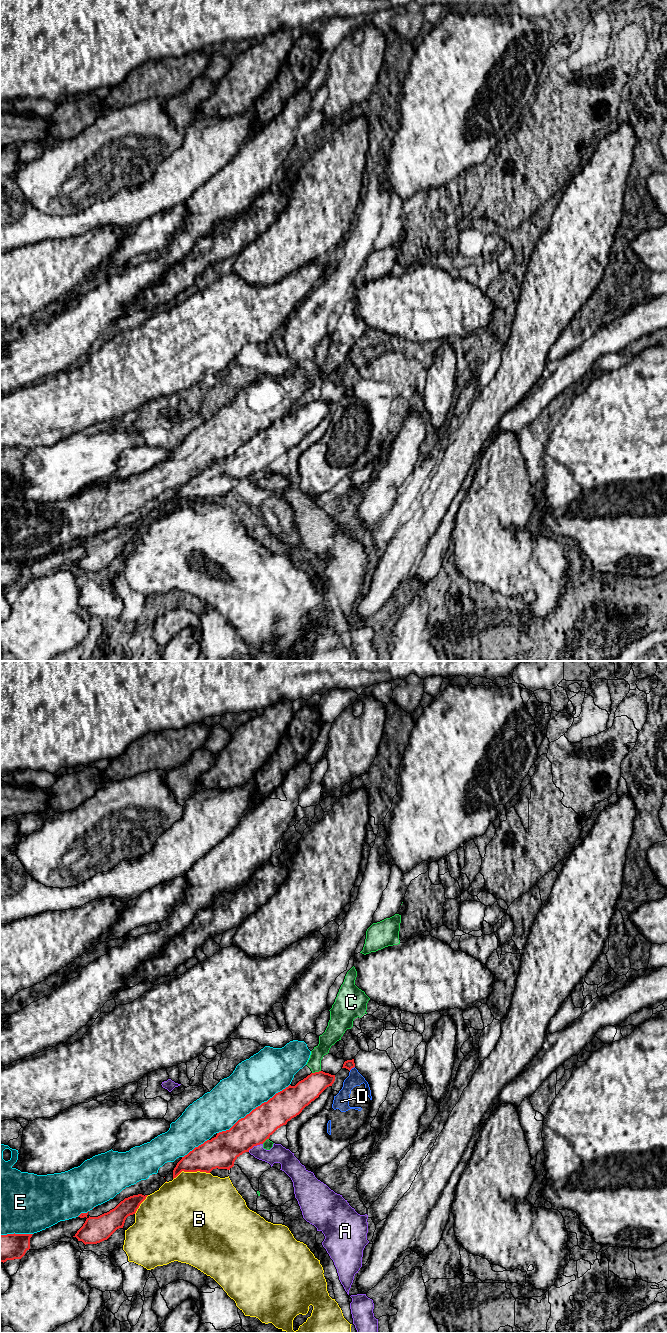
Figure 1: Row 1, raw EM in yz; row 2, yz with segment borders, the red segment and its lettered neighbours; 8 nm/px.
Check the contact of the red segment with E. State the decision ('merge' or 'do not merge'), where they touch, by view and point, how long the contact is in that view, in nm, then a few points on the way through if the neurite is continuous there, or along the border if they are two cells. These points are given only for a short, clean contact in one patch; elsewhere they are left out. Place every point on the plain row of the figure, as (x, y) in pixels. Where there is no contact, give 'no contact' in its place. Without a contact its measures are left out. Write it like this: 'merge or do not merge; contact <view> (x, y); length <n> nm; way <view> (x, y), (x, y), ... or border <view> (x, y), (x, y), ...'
merge; contact yz (253, 437); length 700 nm

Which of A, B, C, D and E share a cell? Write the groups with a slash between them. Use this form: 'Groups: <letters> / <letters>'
Groups: A B / C / D / E

